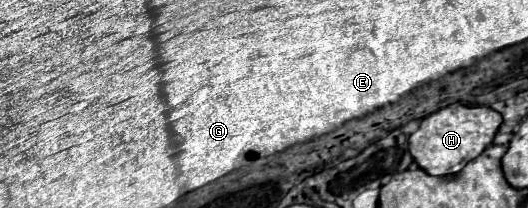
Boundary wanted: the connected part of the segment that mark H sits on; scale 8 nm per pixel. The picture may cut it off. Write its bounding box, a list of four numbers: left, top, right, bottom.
[409,102,501,176]

